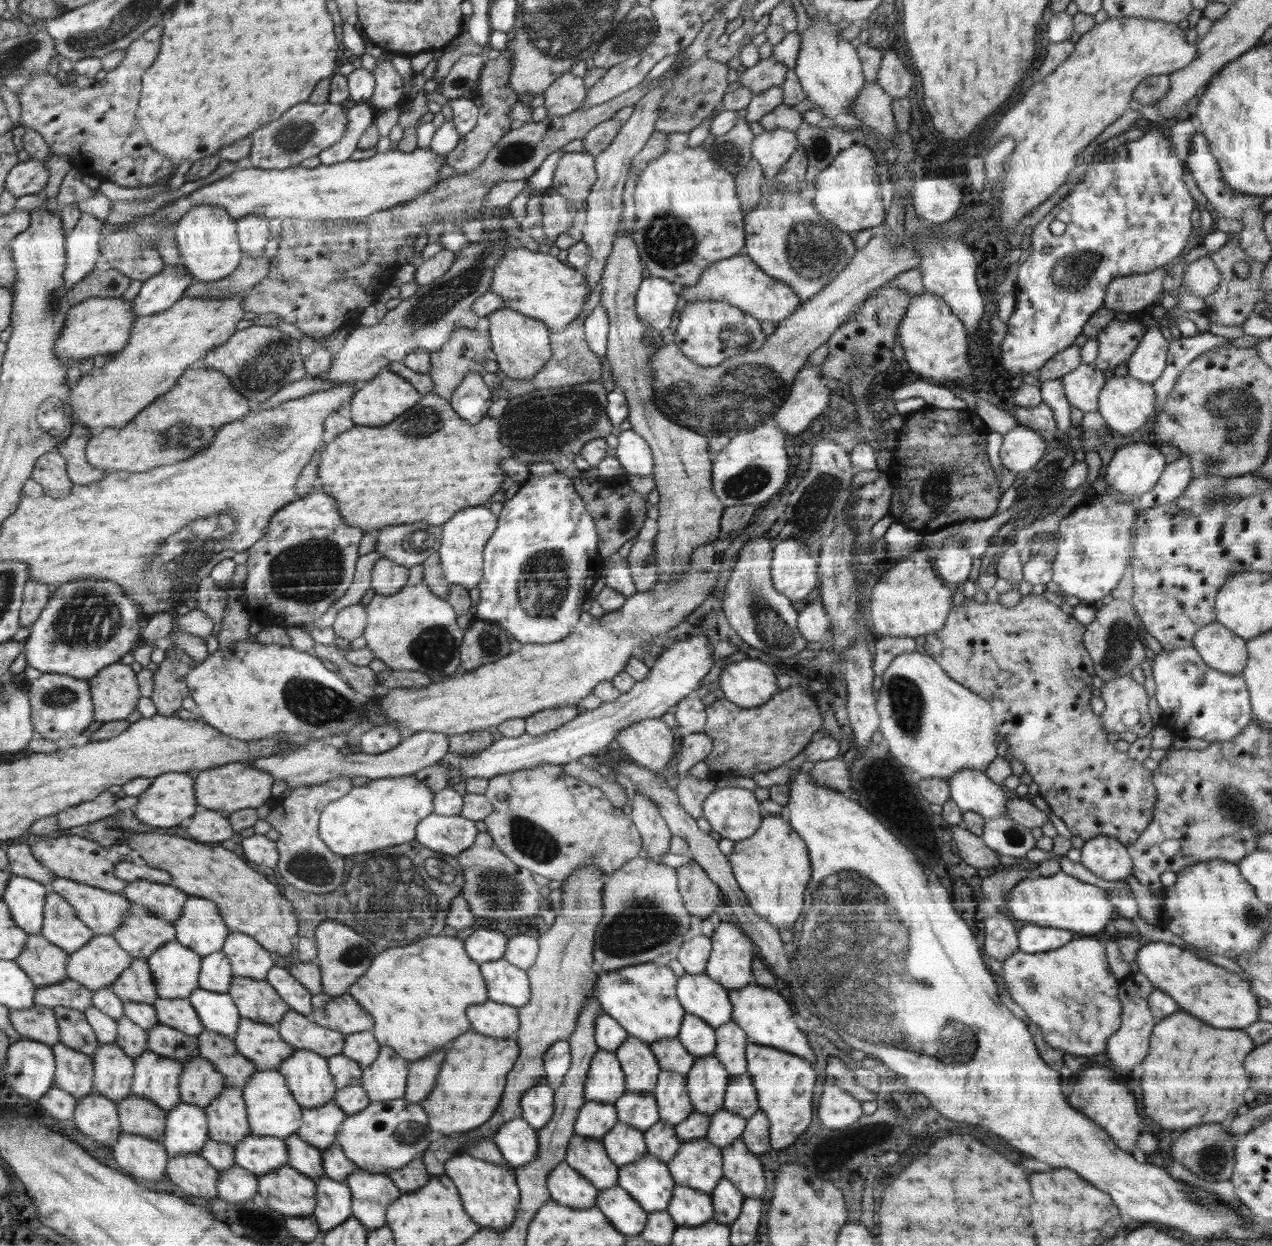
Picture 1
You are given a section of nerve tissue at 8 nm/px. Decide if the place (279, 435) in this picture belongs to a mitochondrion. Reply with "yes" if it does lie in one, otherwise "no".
yes

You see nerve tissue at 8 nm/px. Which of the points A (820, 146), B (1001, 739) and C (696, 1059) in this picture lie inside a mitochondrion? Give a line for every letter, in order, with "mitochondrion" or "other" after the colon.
A: mitochondrion
B: other
C: other

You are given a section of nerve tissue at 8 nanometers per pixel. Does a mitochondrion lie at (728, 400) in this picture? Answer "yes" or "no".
yes

